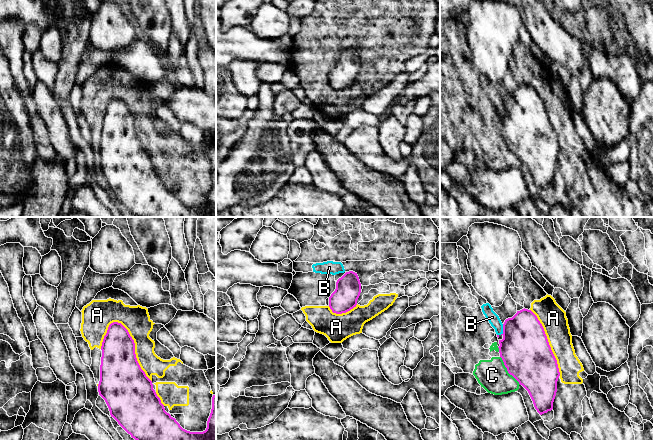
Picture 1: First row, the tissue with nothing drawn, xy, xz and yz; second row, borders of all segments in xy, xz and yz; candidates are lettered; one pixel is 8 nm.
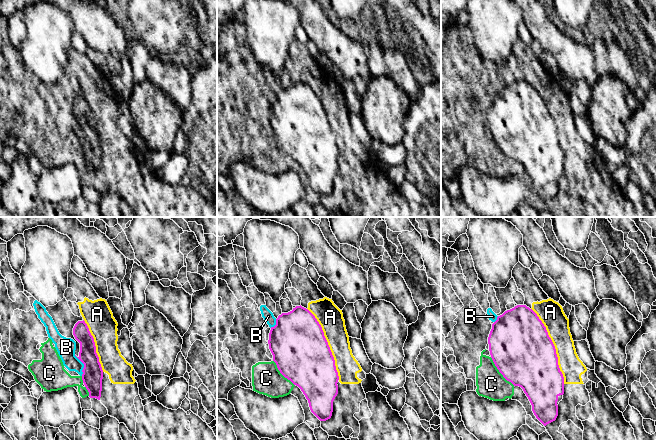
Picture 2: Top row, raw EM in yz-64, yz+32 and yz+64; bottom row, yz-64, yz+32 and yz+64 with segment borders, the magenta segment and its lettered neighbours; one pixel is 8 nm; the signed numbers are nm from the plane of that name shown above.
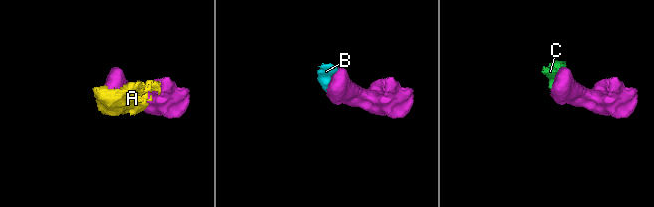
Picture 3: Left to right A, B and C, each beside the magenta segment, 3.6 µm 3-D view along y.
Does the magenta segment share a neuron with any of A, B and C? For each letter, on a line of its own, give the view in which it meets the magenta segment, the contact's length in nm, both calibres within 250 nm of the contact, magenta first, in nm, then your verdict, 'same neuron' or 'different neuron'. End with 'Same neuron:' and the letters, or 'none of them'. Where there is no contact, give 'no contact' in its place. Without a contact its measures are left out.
A: xy | 600 nm | 340/220 nm | different neuron
B: yz | 90 nm | 400/90 nm | different neuron
C: yz | 280 nm | 400/240 nm | different neuron
Same neuron: none of them

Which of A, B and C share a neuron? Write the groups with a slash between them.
A B C

